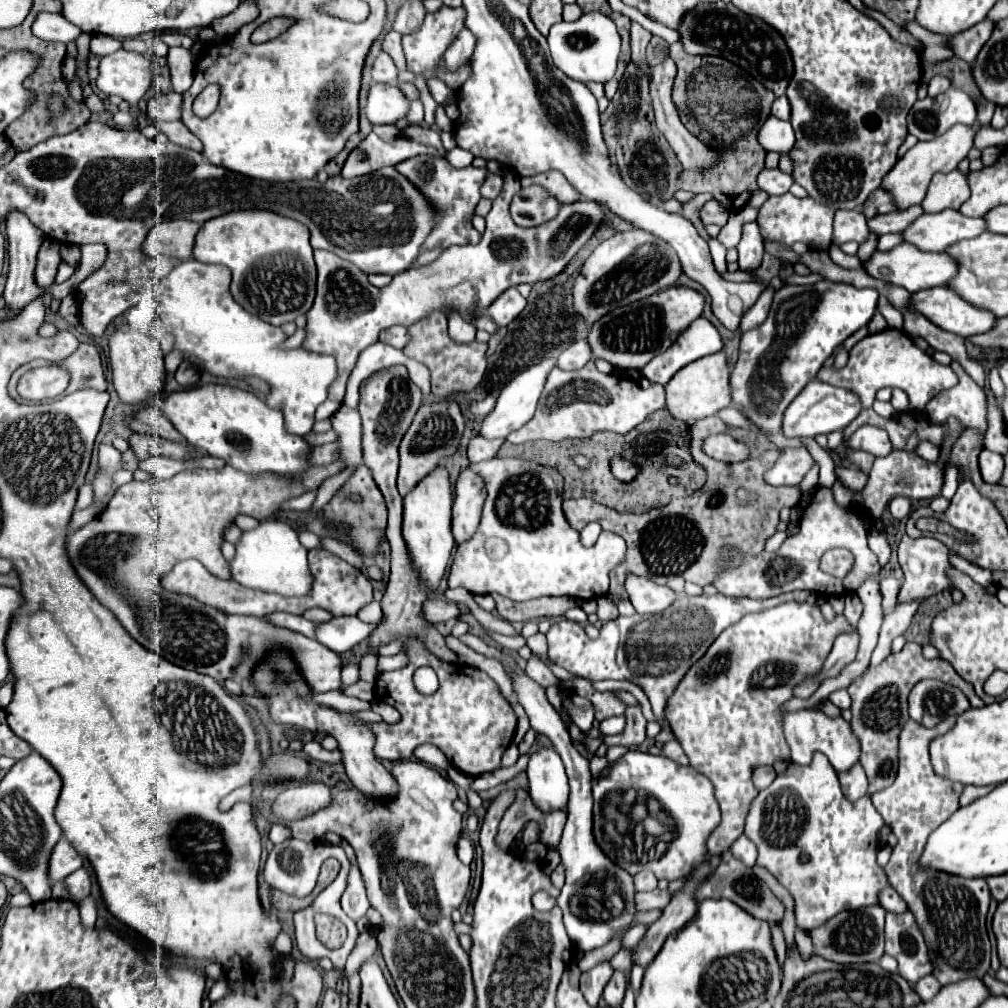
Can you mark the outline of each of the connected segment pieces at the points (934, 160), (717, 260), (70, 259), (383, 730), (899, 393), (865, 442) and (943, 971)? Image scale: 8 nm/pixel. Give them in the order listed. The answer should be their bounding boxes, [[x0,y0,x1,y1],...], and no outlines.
[[882,122,980,210],[710,238,728,274],[60,244,80,266],[368,638,517,776],[890,388,909,413],[848,426,894,456],[872,718,990,984]]

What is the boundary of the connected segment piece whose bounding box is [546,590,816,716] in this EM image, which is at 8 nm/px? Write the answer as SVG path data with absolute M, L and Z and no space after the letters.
M796 590L788 594L780 594L768 602L764 600L748 600L748 598L732 598L724 594L702 594L702 596L680 596L674 606L660 614L634 614L634 616L618 616L616 620L606 622L602 626L600 636L590 640L584 628L570 620L560 620L552 624L548 630L548 656L558 666L568 672L582 676L586 680L628 680L644 690L648 696L652 710L656 716L664 716L664 706L678 680L686 676L686 670L694 662L698 662L710 644L718 638L722 630L736 624L742 616L760 612L762 608L776 606L782 602L816 602L814 592Z

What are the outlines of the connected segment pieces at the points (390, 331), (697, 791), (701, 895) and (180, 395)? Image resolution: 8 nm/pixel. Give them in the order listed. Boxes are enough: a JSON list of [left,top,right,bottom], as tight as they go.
[[380,326,408,348],[592,750,720,880],[696,850,784,922],[162,384,310,476]]

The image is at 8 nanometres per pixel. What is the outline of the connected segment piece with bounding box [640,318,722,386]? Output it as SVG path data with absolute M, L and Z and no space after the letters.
M698 318L692 322L692 326L688 326L682 332L682 336L676 338L670 350L658 354L658 358L652 358L652 362L646 364L640 370L640 374L650 382L664 386L686 364L720 350L722 350L722 338L718 330L706 318Z

